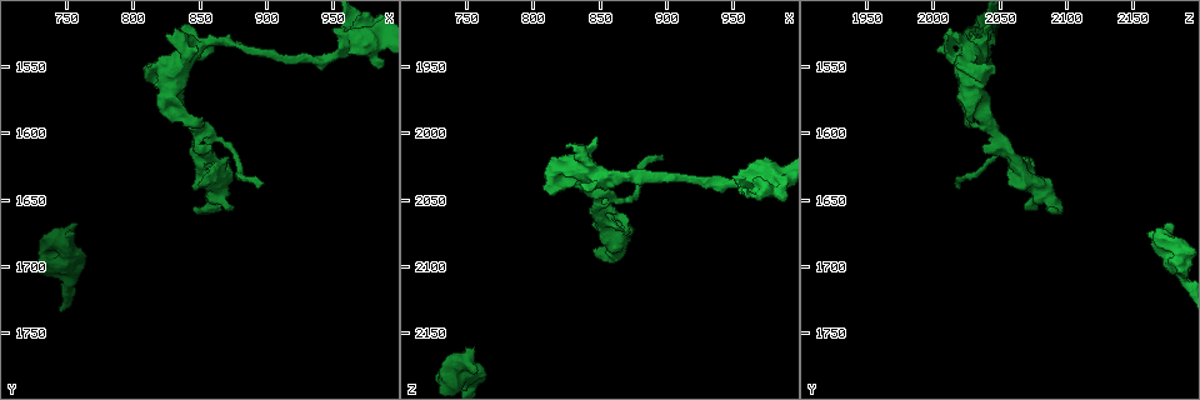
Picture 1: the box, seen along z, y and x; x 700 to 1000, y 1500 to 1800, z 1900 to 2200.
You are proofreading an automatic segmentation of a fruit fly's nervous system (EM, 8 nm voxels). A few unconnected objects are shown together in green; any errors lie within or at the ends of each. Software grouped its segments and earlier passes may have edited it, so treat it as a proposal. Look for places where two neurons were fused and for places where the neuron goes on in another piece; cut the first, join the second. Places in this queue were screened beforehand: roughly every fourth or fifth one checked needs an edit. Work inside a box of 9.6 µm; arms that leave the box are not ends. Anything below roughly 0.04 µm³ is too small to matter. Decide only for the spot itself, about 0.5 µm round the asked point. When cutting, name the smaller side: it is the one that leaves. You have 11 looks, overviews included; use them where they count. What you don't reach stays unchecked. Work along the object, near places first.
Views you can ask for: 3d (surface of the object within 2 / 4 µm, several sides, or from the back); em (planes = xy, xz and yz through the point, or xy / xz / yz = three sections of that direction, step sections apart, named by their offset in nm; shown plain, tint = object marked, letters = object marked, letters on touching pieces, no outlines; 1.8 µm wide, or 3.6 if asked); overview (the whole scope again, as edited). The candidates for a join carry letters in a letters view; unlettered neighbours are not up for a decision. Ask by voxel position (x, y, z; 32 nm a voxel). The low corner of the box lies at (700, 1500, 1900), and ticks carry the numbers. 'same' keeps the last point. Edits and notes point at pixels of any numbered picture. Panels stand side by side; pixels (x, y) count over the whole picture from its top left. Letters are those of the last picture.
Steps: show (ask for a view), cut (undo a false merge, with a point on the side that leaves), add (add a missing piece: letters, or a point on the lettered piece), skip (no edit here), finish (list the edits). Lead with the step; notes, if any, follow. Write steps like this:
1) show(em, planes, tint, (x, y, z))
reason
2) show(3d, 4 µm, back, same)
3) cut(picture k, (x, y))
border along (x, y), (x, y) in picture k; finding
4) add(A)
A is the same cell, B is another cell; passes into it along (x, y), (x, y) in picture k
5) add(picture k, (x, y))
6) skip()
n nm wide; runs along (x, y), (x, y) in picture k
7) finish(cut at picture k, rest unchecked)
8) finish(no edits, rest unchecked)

show(3d, 2 µm, back, (852, 1592, 2032))

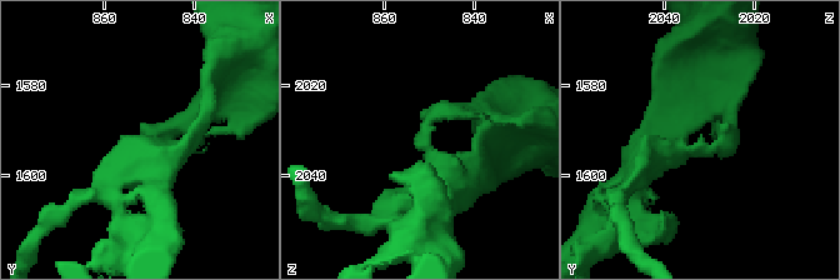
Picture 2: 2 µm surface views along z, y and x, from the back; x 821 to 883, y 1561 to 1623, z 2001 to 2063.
show(em, planes, letters, (852, 1594, 2033))

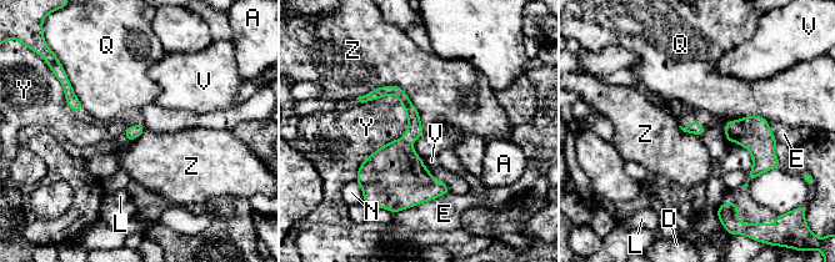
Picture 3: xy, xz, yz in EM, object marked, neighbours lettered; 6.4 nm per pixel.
skip()
A, D, E, L, N, Q, V, Y and Z are other cells; border along (355, 97), (398, 85), (424, 132) in picture 3; no lettered piece goes on from it

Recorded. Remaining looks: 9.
show(3d, 4 µm, (810, 1554, 2030))
free end

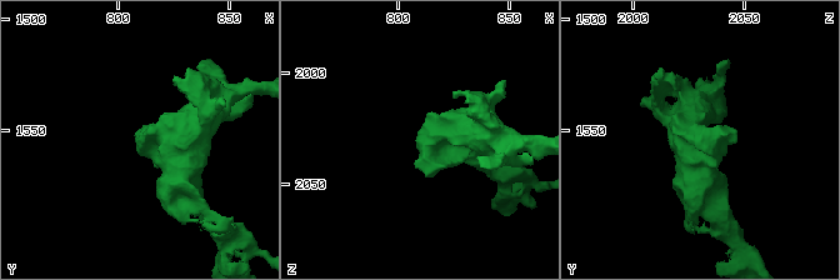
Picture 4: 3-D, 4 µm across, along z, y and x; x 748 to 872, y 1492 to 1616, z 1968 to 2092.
show(em, planes, letters, (808, 1555, 2031))
now the EM

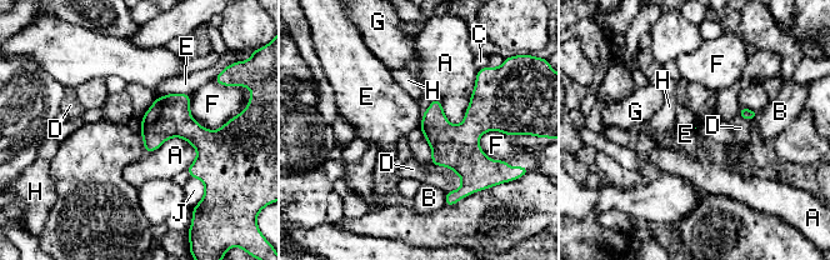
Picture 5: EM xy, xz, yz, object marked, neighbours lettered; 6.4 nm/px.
skip()
A touches over 400 nm; A, B, C, D, E, F, G, H and J are other cells; runs along (478, 85), (468, 184), (450, 198) in picture 5; no lettered piece goes on from it

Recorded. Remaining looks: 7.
show(3d, 2 µm, (862, 1540, 2042))
free end

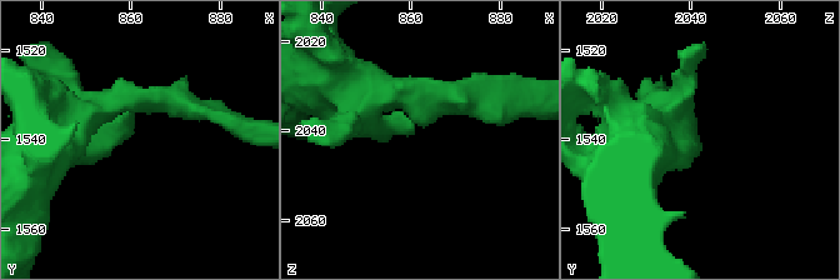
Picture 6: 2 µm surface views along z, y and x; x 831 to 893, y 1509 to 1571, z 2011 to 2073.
show(em, xz, step 4, tint, (860, 1540, 2040))

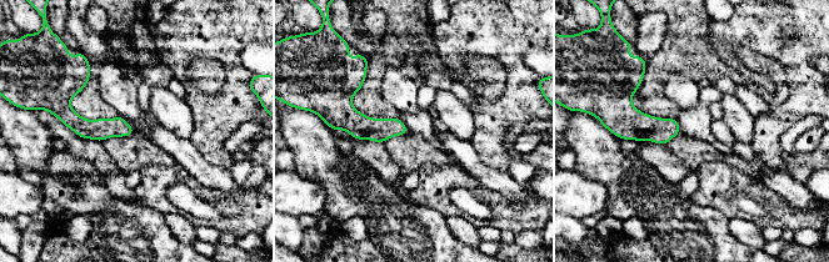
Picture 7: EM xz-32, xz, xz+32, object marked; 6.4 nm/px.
show(em, planes, letters, same)

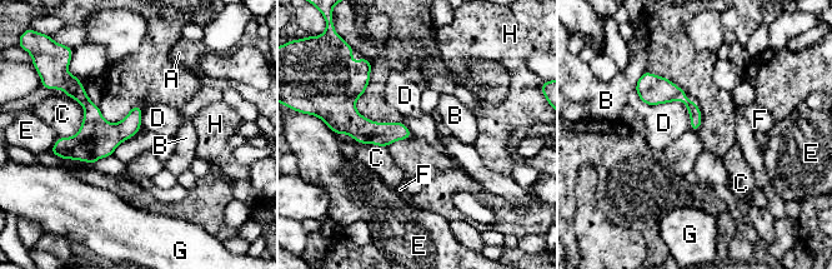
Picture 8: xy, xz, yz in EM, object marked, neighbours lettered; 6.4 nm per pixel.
skip()
A, B, C, D, E, F, G and H are other cells; border along (642, 101), (681, 100), (691, 128) in picture 8; none of them fits

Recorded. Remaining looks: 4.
show(em, yz, step 8, tint, (972, 1528, 2038))
two arms in line, one across

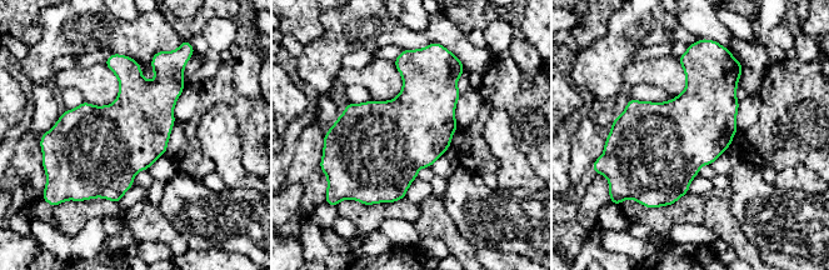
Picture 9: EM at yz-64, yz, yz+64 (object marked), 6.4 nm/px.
show(em, planes, letters, same)
cut it another way

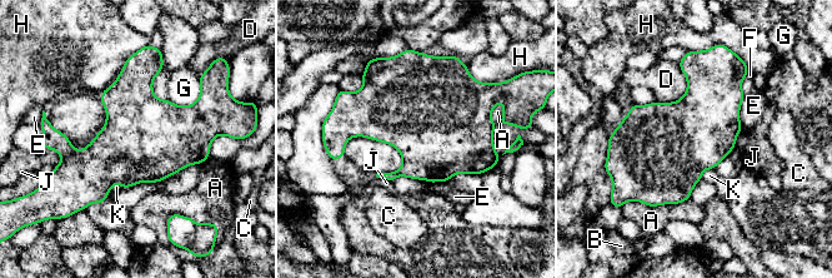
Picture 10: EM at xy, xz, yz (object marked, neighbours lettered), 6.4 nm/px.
skip()
550 nm wide; A, B, C, D, E, F, G, H, J and K are other cells; border along (119, 182), (113, 185), (105, 202) in picture 10; one neuron here

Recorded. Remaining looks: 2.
show(em, planes, tint, (898, 1640, 2020))
thin end

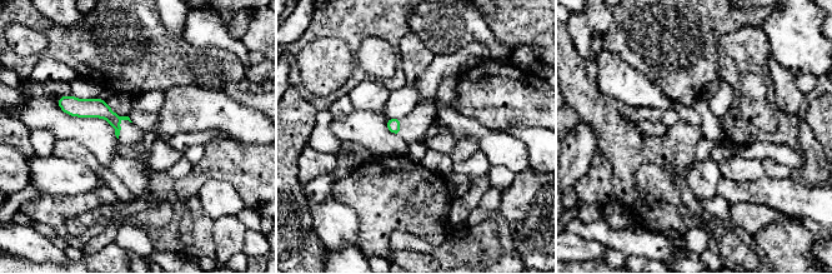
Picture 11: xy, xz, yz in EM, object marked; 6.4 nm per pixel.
show(em, planes, letters, same)
what lies round it

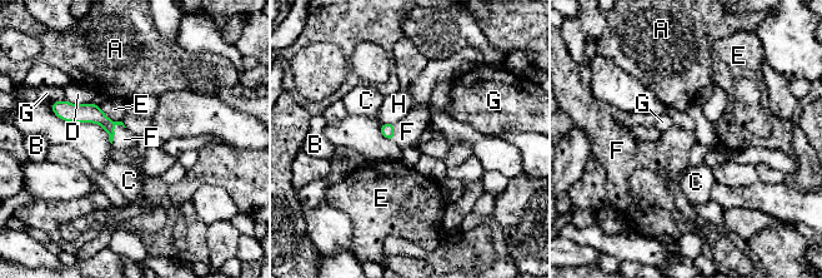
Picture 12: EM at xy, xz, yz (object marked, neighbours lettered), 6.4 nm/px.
skip()
A, B, C, D, E, F, G and H are other cells; none of them fits

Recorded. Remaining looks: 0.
finish(no edits, rest unchecked)

